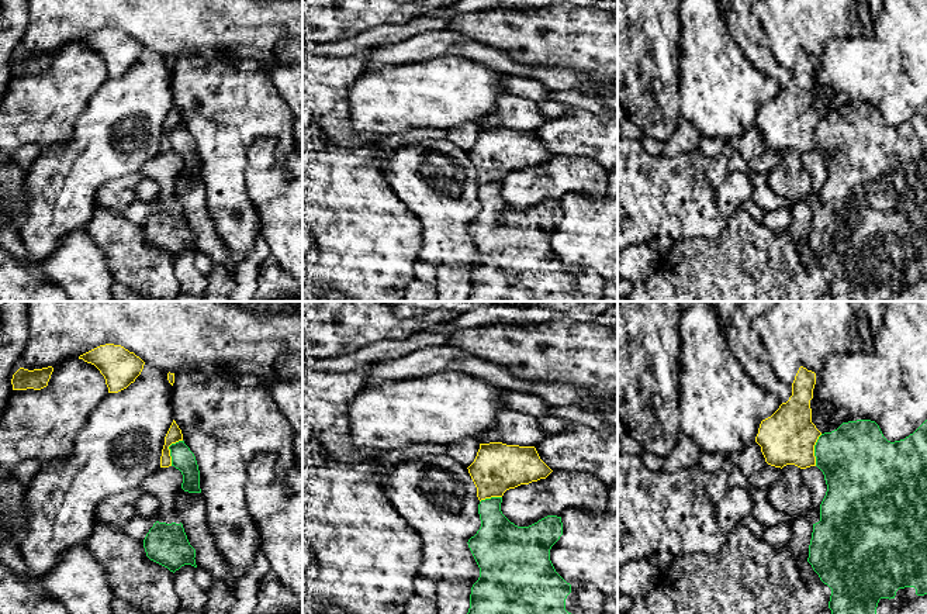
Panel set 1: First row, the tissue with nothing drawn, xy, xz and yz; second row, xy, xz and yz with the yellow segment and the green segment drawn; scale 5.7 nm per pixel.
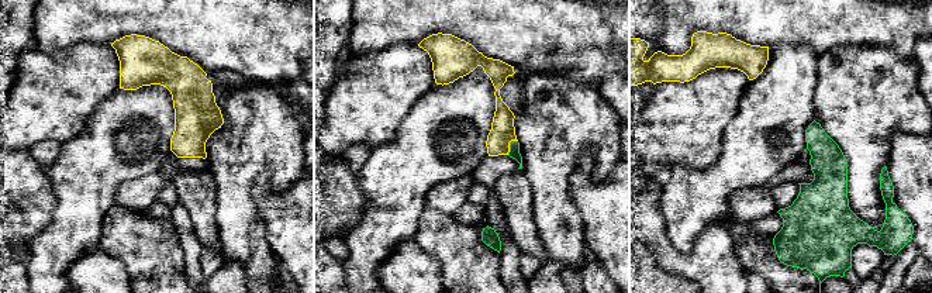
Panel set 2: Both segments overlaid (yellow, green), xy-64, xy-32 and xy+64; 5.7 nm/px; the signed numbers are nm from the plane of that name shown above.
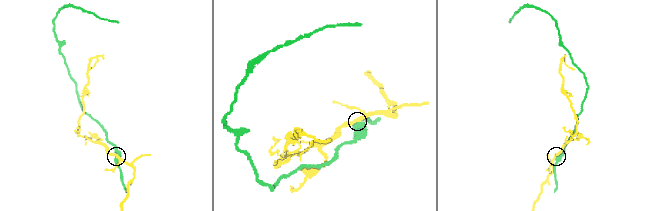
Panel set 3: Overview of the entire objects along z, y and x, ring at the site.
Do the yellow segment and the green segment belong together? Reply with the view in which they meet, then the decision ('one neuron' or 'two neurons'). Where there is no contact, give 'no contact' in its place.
xy | two neurons

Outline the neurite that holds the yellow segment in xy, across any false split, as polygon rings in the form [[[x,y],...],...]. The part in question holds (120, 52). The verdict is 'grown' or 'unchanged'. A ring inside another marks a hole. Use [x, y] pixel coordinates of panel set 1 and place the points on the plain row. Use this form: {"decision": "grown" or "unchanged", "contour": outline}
{"decision": "unchanged", "contour": [[[100,30],[79,41],[94,49],[106,63],[108,77],[127,73],[141,59],[145,46],[121,30]]]}

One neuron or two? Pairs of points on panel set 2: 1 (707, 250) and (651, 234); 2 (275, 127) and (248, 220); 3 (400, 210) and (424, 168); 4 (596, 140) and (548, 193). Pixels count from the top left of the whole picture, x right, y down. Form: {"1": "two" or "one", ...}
{"1": "one", "2": "one", "3": "one", "4": "one"}

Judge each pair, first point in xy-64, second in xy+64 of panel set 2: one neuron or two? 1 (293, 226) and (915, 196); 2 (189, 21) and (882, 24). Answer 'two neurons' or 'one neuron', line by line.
1: one neuron
2: one neuron

